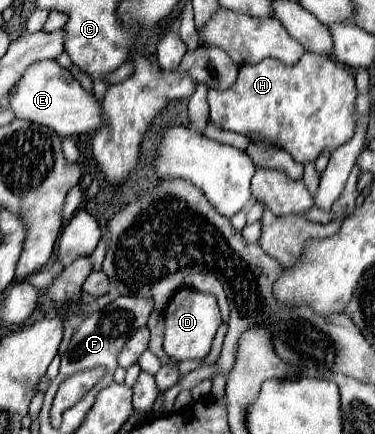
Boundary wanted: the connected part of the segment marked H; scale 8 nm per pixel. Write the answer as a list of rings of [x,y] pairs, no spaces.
[[[310,51],[294,65],[284,65],[278,59],[244,65],[230,89],[208,91],[210,121],[216,127],[240,135],[256,133],[288,151],[300,165],[314,163],[320,153],[332,153],[352,139],[358,123],[356,97],[352,73],[330,57]]]

